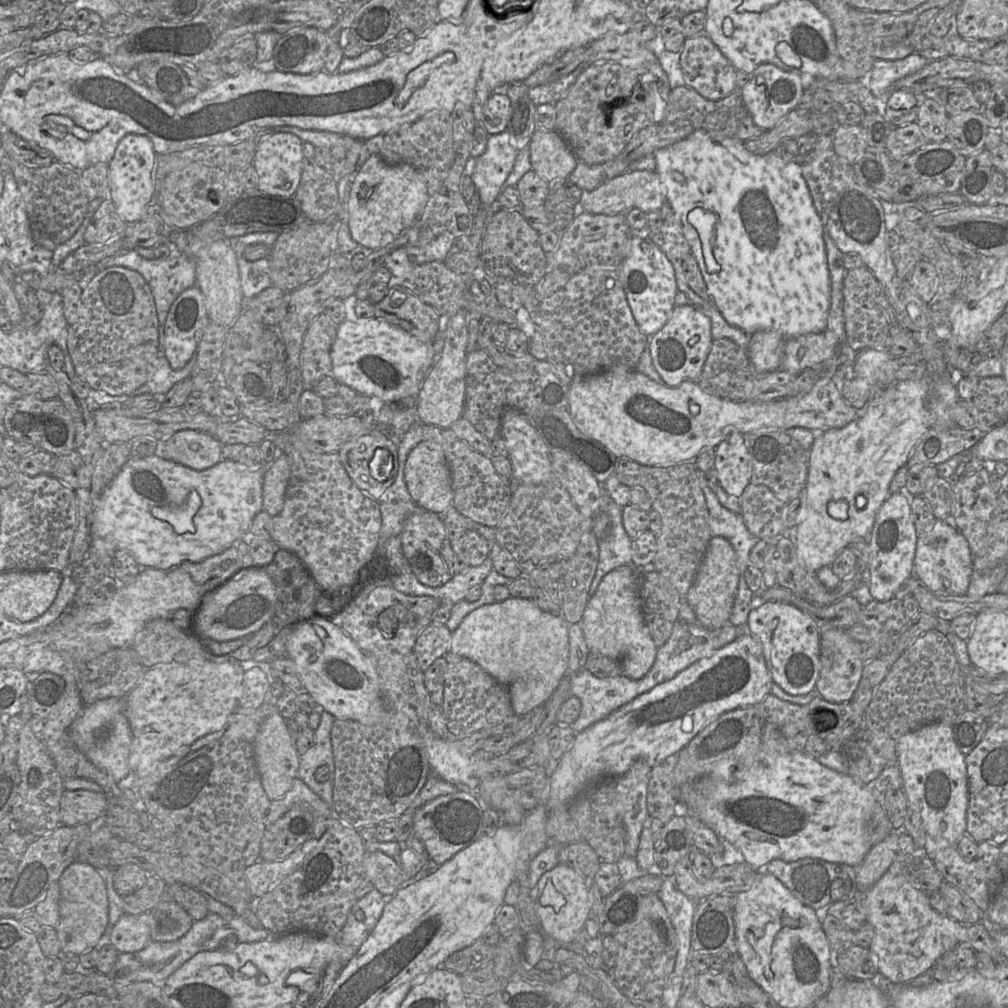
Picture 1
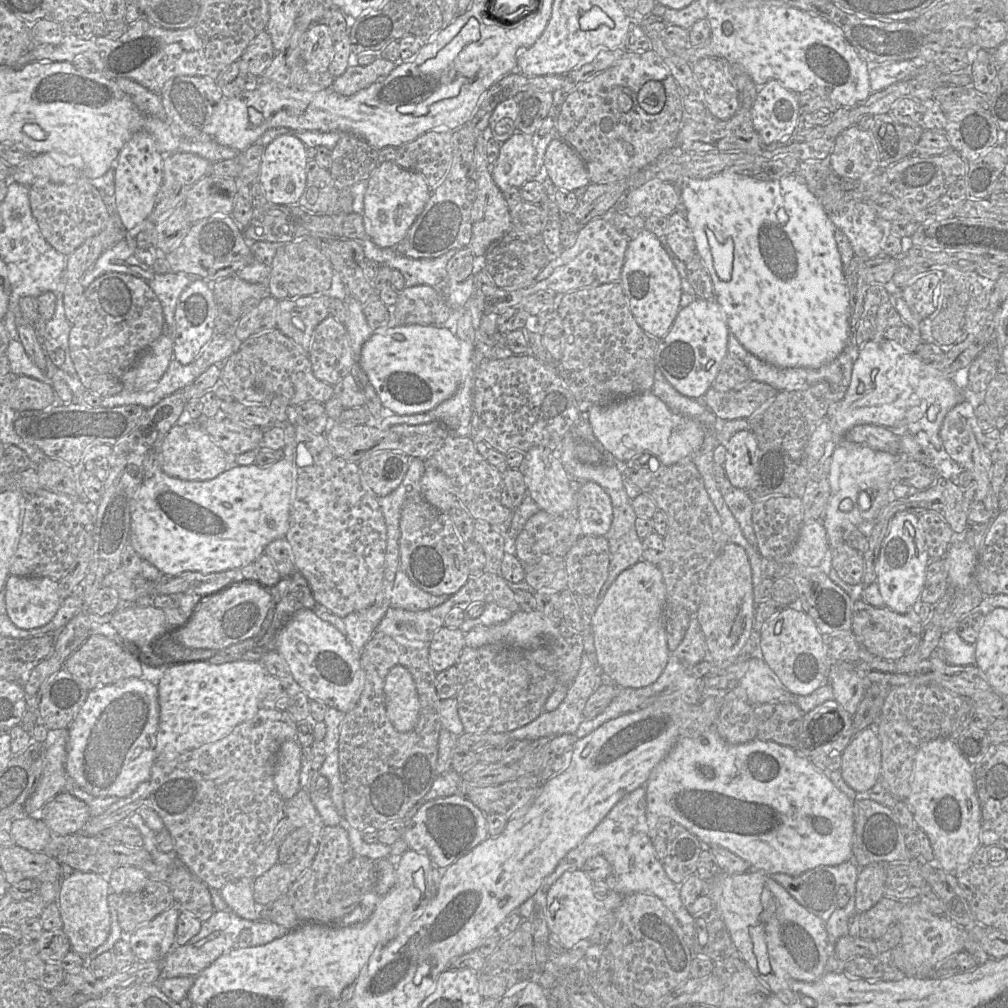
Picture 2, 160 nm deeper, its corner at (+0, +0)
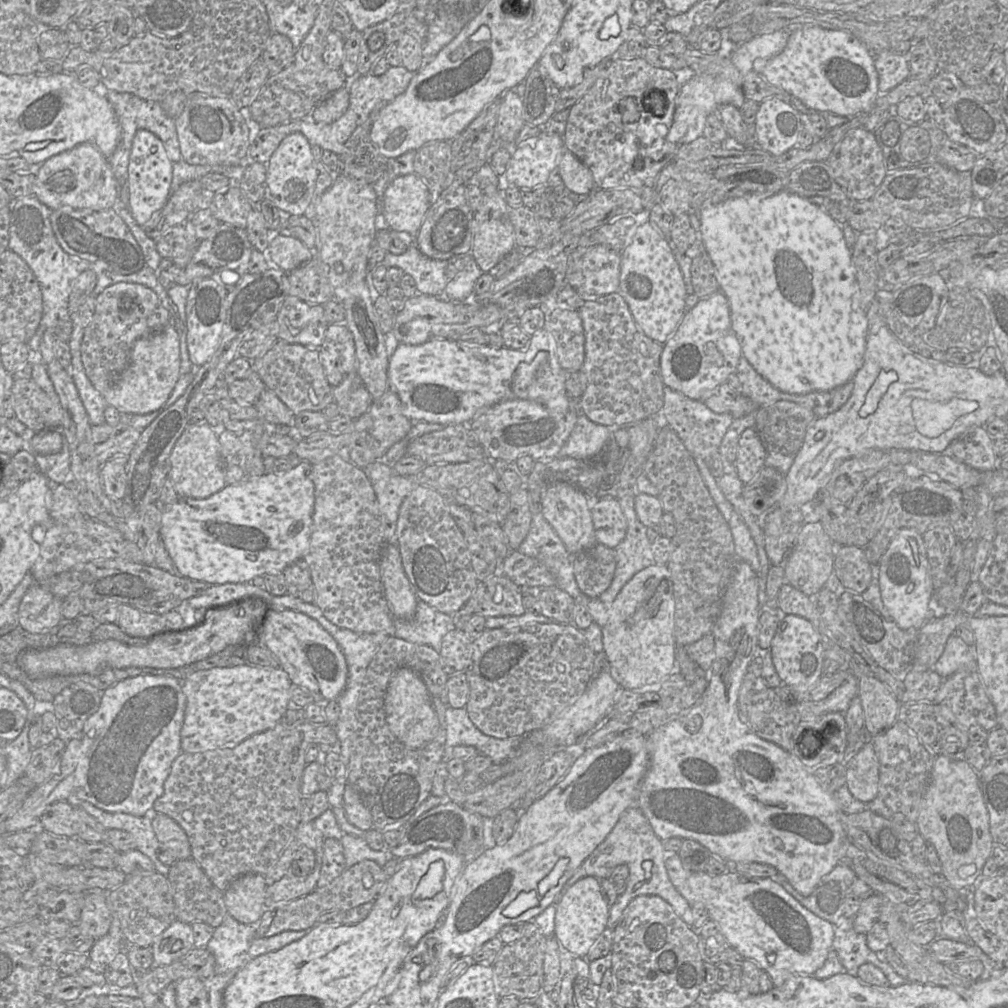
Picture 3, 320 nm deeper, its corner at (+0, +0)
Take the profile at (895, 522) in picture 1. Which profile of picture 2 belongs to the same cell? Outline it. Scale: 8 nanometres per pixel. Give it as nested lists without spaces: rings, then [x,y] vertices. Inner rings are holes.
[[[913,511],[896,513],[889,521],[875,566],[876,583],[886,607],[899,614],[912,610],[923,590],[930,560],[917,514]]]

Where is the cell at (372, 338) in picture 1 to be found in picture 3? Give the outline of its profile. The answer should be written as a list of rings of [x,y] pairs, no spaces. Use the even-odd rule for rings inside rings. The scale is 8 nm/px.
[[[543,328],[529,337],[528,345],[520,350],[502,347],[492,347],[489,345],[473,344],[454,339],[430,339],[420,345],[408,345],[400,343],[393,355],[389,358],[387,377],[389,388],[399,398],[402,406],[402,414],[412,423],[425,421],[441,424],[443,426],[451,424],[469,424],[474,418],[484,413],[489,407],[506,400],[525,399],[545,405],[553,410],[568,410],[571,408],[573,400],[569,397],[565,387],[565,369],[558,361],[556,345],[551,335]]]

